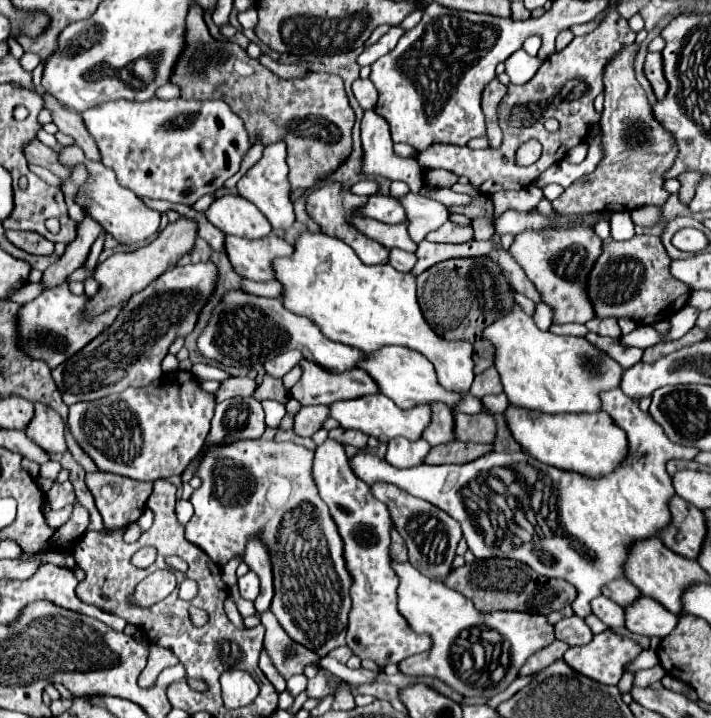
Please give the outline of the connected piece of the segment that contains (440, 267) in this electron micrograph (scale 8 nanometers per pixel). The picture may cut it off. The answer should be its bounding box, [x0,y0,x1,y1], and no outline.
[417,257,513,373]

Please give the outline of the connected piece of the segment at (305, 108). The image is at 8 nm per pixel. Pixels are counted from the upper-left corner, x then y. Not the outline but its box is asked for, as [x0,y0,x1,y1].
[171,5,355,191]

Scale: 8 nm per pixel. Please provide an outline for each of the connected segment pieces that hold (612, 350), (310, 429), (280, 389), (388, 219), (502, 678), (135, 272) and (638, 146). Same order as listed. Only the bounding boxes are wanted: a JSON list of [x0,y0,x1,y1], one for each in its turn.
[[591,335,643,369],[295,405,329,437],[255,373,289,403],[358,195,405,223],[393,561,555,697],[85,215,197,313],[551,43,677,213]]

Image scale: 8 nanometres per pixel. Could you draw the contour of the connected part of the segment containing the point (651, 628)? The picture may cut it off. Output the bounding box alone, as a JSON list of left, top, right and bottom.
[625,597,679,639]

